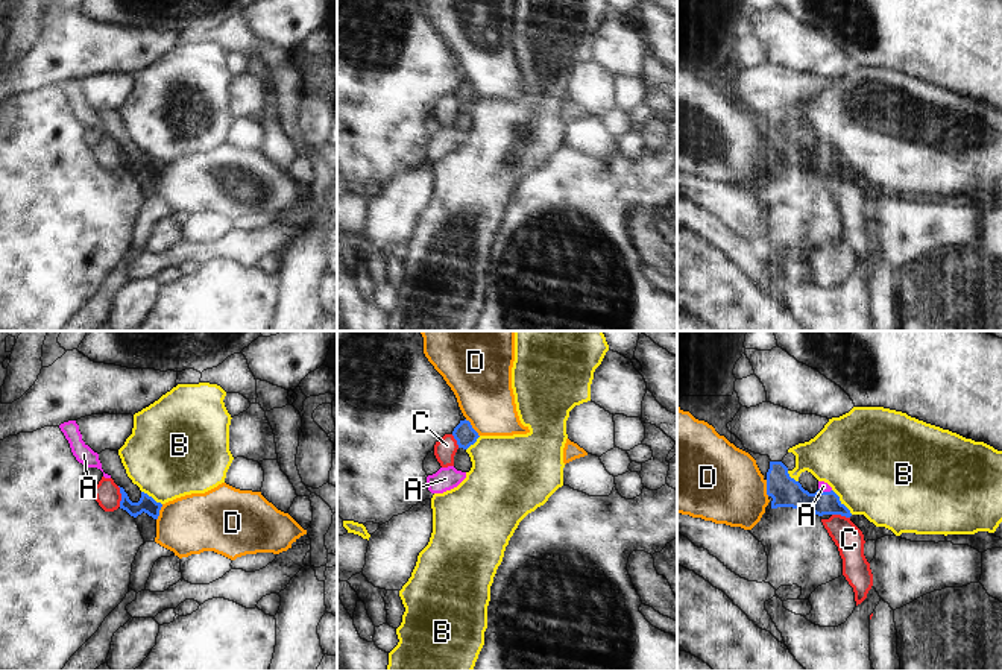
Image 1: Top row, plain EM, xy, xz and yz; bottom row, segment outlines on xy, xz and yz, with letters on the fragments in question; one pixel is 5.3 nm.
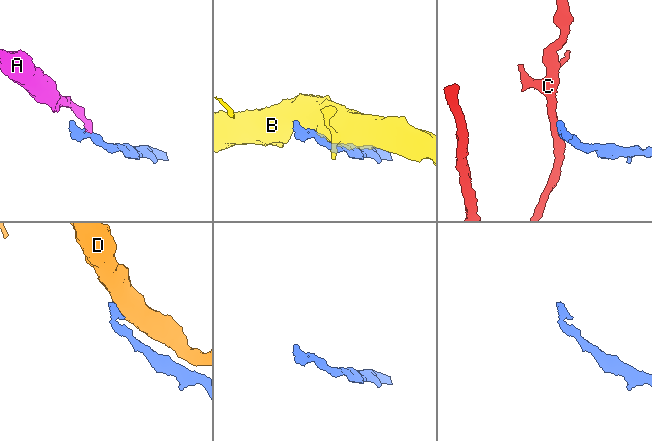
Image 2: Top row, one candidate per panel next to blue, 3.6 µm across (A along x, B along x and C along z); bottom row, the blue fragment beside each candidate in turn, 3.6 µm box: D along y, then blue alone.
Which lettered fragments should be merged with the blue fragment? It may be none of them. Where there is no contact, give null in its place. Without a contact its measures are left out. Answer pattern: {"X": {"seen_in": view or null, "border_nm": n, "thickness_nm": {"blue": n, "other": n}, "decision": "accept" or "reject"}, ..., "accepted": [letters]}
{"A": {"seen_in": "yz", "border_nm": 70, "thickness_nm": {"blue": 160, "other": 50}, "decision": "accept"}, "B": {"seen_in": "yz", "border_nm": 170, "thickness_nm": {"blue": 130, "other": 480}, "decision": "reject"}, "C": {"seen_in": "xy", "border_nm": 110, "thickness_nm": {"blue": 90, "other": 130}, "decision": "reject"}, "D": {"seen_in": "xz", "border_nm": 120, "thickness_nm": {"blue": 110, "other": 320}, "decision": "reject"}, "accepted": ["A"]}

